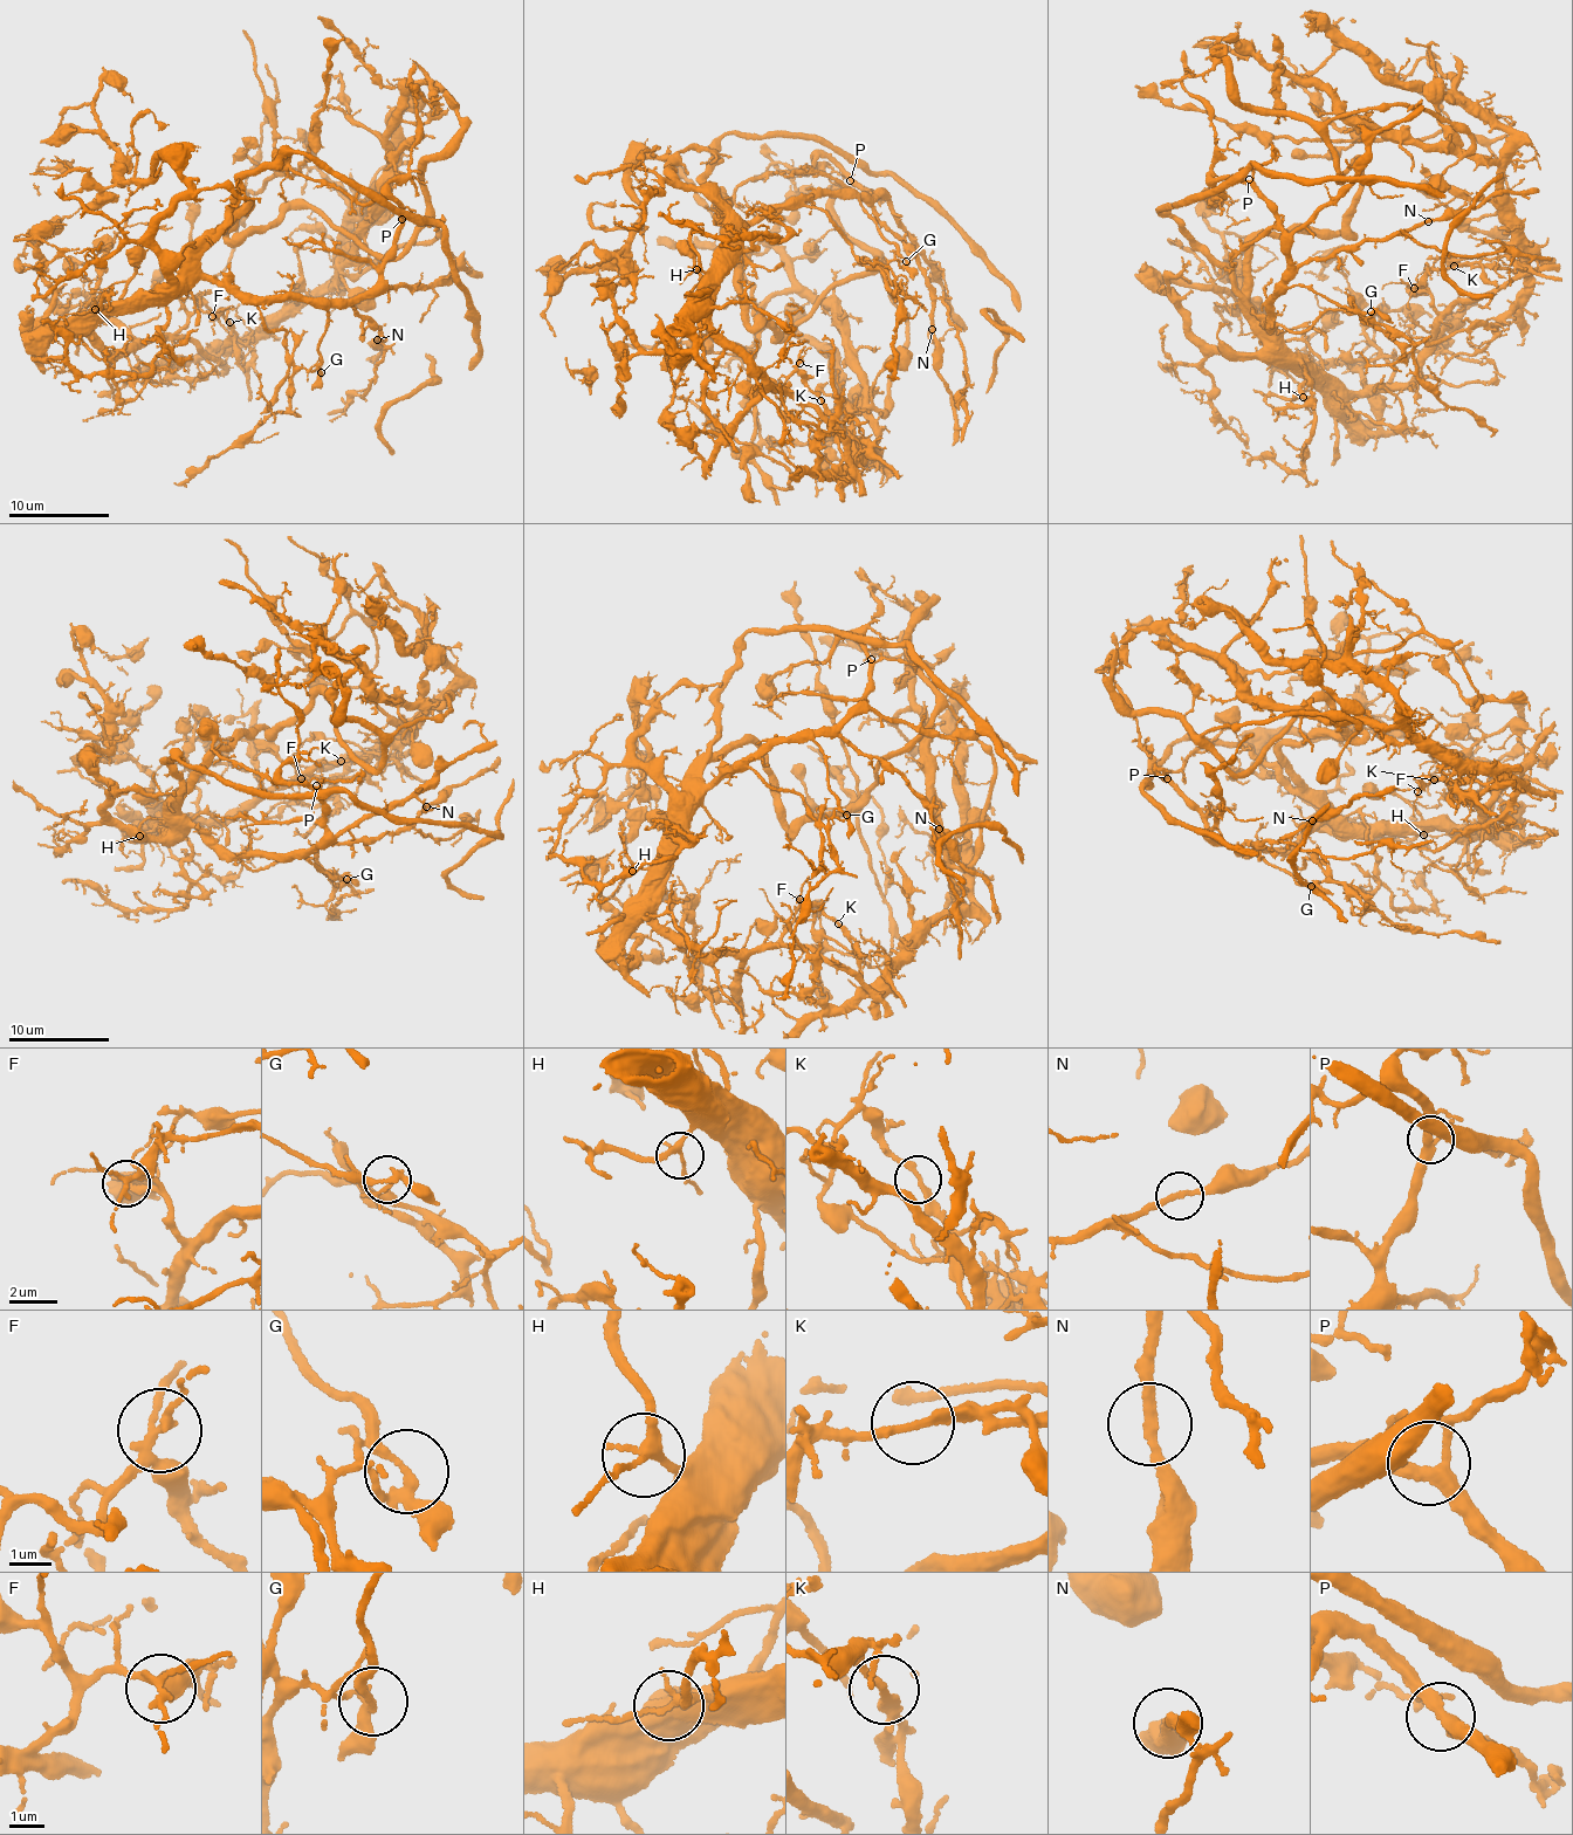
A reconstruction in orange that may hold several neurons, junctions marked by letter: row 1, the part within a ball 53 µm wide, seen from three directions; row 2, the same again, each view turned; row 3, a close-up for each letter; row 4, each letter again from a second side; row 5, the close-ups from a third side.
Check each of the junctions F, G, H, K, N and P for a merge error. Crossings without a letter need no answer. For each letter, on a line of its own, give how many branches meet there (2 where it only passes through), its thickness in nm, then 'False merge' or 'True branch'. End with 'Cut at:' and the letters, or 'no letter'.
F: Branches: 4. Thickness 190 nm. True branch
G: Branches: 3. Thickness 200 nm. False merge
H: Branches: 3. Thickness 200 nm. True branch
K: Branches: 2. Thickness 200 nm. False merge
N: Branches: 2. Thickness 240 nm. True branch
P: Branches: 3. Thickness 320 nm. True branch
Cut at: G, K

